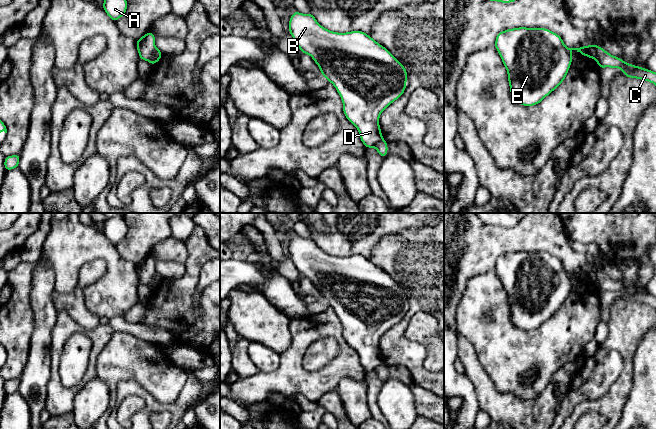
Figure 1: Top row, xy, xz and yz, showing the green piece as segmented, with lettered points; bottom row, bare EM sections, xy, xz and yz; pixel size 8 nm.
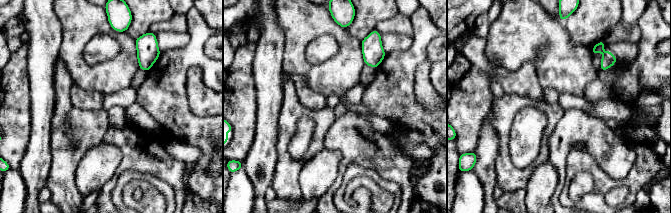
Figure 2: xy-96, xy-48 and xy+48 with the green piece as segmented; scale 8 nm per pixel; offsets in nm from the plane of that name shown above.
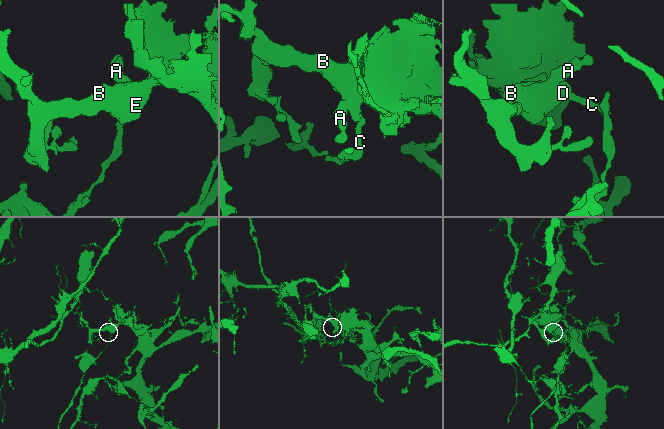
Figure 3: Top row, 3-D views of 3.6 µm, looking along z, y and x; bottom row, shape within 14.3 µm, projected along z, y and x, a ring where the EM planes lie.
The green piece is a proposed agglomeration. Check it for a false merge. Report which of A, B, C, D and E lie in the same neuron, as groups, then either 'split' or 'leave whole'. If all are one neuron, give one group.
groups A B D E / C; split

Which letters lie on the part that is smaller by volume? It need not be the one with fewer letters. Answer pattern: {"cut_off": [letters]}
{"cut_off": ["C"]}

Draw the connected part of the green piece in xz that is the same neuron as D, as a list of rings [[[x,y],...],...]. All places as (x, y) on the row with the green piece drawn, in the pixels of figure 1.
[[[294,11],[288,31],[302,54],[309,54],[321,70],[321,76],[334,85],[343,102],[345,117],[358,129],[365,148],[383,140],[379,125],[380,114],[400,98],[407,83],[407,70],[368,34],[355,30],[338,33],[321,26],[314,15]]]

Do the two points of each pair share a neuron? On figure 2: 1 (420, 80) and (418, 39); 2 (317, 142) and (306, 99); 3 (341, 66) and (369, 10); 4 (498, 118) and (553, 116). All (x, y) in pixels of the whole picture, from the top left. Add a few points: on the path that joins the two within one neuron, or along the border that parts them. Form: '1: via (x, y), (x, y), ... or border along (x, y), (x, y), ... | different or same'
1: border along (425, 61), (416, 68), (413, 88) | different
2: border along (295, 87), (305, 106), (326, 105) | different
3: border along (345, 29), (360, 41) | different
4: via (512, 104), (515, 102), (533, 102), (539, 104) | same

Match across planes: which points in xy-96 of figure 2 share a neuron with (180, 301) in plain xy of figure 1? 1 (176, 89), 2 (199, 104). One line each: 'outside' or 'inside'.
1: inside
2: outside

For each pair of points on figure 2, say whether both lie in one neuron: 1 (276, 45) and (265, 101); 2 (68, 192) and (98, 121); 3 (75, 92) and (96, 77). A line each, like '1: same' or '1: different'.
1: same
2: same
3: different

